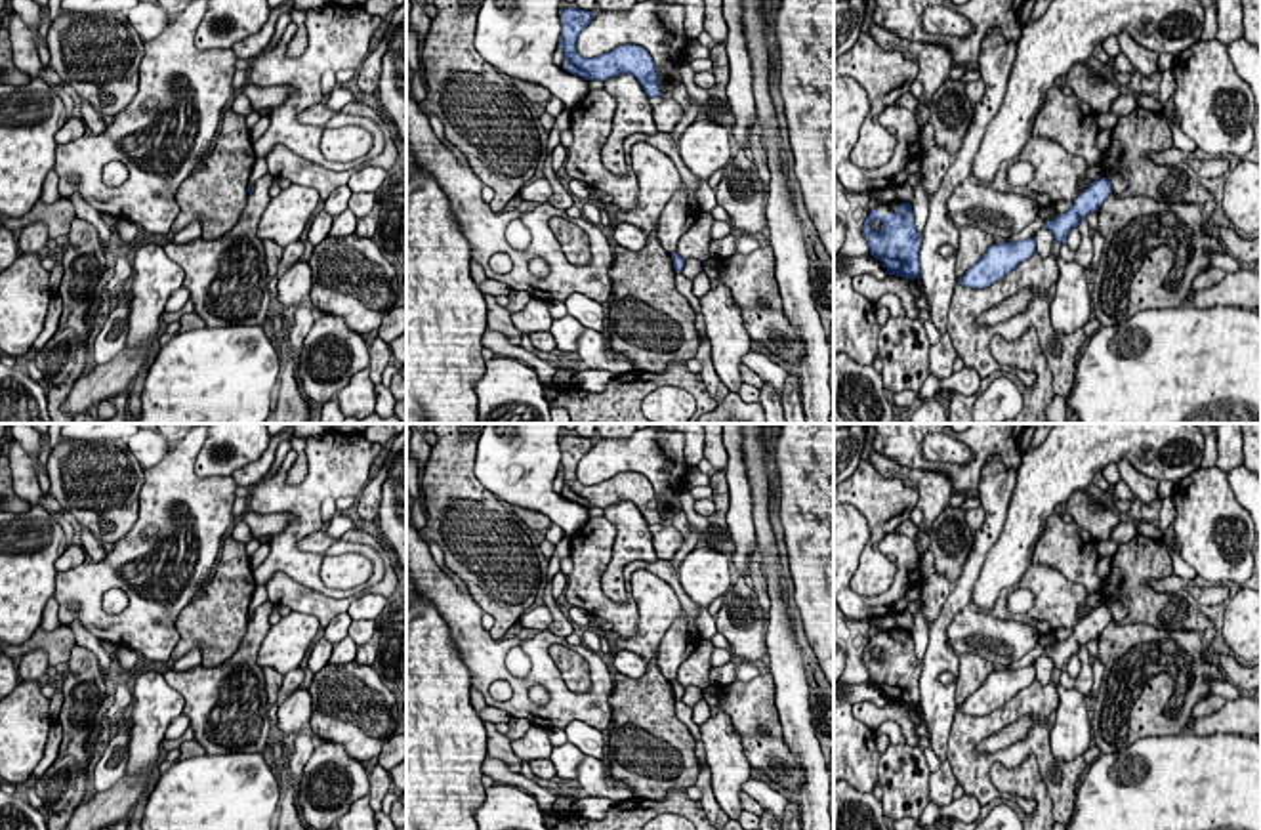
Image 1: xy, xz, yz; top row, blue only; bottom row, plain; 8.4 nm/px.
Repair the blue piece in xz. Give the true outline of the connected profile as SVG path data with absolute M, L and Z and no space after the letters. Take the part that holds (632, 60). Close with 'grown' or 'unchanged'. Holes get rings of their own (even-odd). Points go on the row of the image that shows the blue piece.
M567 8L561 11L561 42L563 59L561 65L567 73L584 80L601 80L631 74L643 86L649 97L660 97L658 73L651 53L635 44L618 46L597 57L584 57L578 53L578 36L591 23L591 11Z; unchanged

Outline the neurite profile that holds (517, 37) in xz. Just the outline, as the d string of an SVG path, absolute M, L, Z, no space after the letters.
M483 0L475 50L498 73L544 86L567 109L588 93L588 80L553 63L561 40L561 0Z

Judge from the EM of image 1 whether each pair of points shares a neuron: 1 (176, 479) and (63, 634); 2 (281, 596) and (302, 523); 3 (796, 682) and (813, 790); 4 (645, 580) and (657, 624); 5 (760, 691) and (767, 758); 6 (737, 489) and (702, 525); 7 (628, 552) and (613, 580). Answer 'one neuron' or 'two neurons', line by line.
1: two neurons
2: two neurons
3: one neuron
4: one neuron
5: one neuron
6: two neurons
7: one neuron

